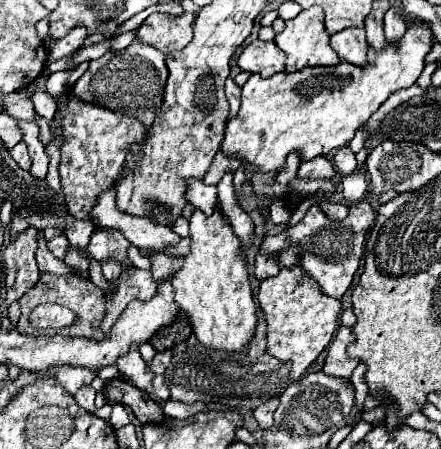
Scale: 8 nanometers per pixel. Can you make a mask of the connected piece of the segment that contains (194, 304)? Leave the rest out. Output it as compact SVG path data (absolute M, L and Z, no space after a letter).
M198 209L190 219L190 237L192 237L192 249L184 257L184 265L178 271L178 275L172 279L176 303L186 315L180 311L172 327L160 329L150 339L150 345L156 351L168 351L178 343L182 343L184 339L188 339L194 329L196 339L206 349L242 353L246 349L246 343L250 343L254 335L258 319L246 271L246 261L240 257L240 241L234 235L232 227L222 221L222 213L216 211L212 217L206 217Z

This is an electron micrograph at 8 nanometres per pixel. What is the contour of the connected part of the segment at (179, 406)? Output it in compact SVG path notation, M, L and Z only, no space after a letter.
M168 399L164 403L164 415L166 417L174 417L174 419L188 419L188 417L192 417L198 411L208 411L208 405L202 403L202 401L192 403L192 405L186 405L186 403L174 401L174 399Z

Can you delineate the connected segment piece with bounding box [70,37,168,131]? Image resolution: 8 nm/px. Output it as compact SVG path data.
M138 37L116 53L106 53L96 61L90 61L88 71L74 83L70 97L78 97L80 101L102 105L110 111L122 113L128 117L136 117L150 131L154 123L156 111L162 107L164 89L168 79L168 67L164 63L164 53L152 45L138 41Z

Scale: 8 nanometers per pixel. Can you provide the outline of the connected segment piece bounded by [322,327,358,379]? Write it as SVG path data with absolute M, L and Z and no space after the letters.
M340 327L334 341L330 343L330 349L328 349L328 357L324 361L324 367L322 371L328 375L328 377L344 377L344 379L350 379L352 371L356 369L358 361L350 359L346 355L346 347L348 343L354 341L354 335L348 327Z

